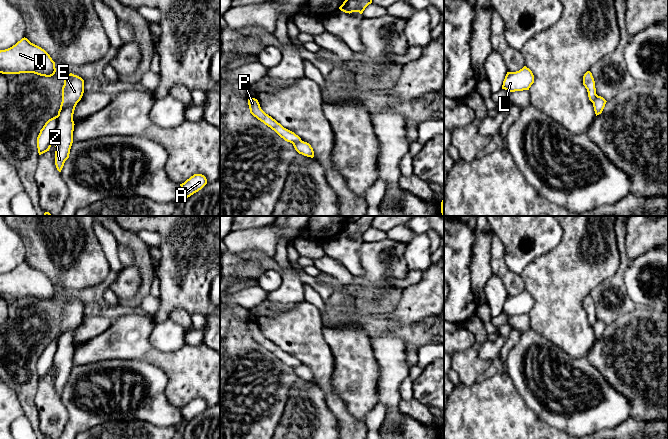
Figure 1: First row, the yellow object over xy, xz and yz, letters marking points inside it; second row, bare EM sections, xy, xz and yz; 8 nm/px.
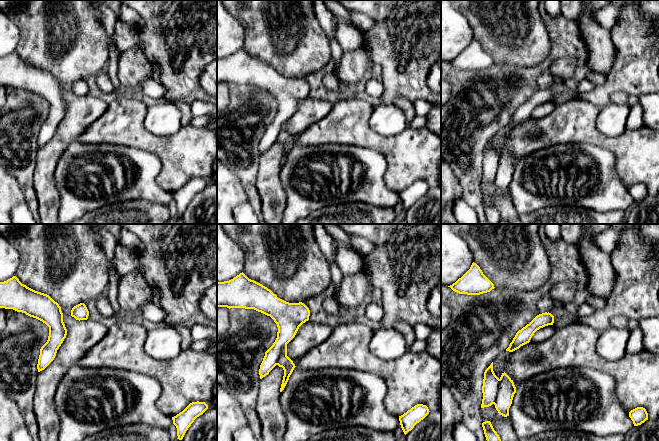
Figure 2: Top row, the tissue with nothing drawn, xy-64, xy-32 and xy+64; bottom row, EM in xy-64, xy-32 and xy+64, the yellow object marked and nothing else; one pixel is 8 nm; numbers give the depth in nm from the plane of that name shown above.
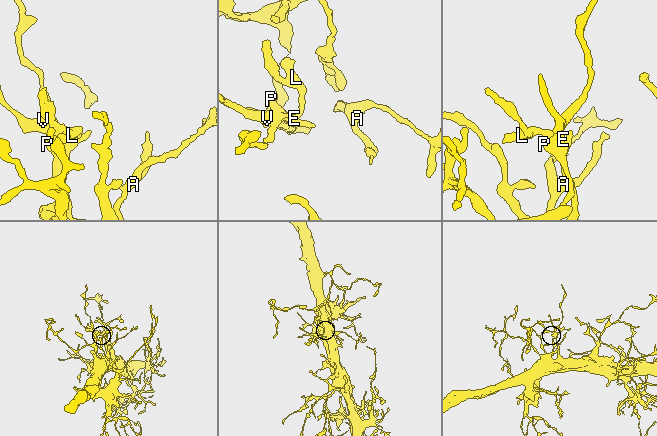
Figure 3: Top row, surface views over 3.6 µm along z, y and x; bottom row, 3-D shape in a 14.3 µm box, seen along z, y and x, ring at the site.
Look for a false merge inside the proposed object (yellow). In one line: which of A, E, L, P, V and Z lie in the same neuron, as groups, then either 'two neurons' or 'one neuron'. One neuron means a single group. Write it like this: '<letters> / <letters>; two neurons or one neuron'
A E L P V Z; one neuron

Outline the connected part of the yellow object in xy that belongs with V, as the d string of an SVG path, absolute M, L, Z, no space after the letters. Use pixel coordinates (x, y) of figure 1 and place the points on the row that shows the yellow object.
M22 38L12 47L0 50L0 73L34 73L51 77L55 74L55 62L41 47Z

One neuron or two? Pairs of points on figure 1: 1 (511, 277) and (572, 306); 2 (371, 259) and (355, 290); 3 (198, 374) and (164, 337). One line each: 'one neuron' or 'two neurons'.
1: two neurons
2: one neuron
3: two neurons

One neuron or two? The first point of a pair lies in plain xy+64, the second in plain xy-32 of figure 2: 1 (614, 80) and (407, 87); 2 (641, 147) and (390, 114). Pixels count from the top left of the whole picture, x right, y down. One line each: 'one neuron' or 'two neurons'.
1: one neuron
2: two neurons

